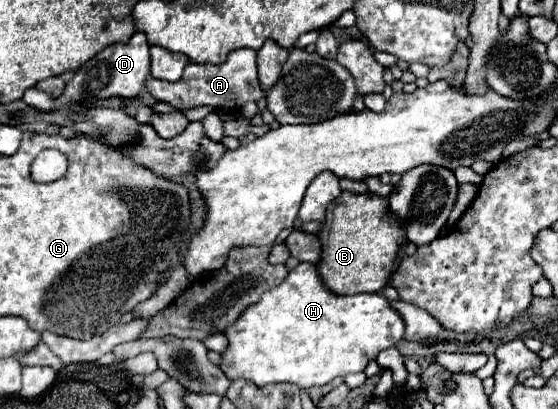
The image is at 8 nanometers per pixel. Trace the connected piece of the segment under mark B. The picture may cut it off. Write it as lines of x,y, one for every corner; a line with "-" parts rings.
342,191
328,205
326,221
318,237
322,241
322,259
318,267
328,289
338,295
378,293
394,271
400,245
406,243
406,227
390,211
386,197
370,191

